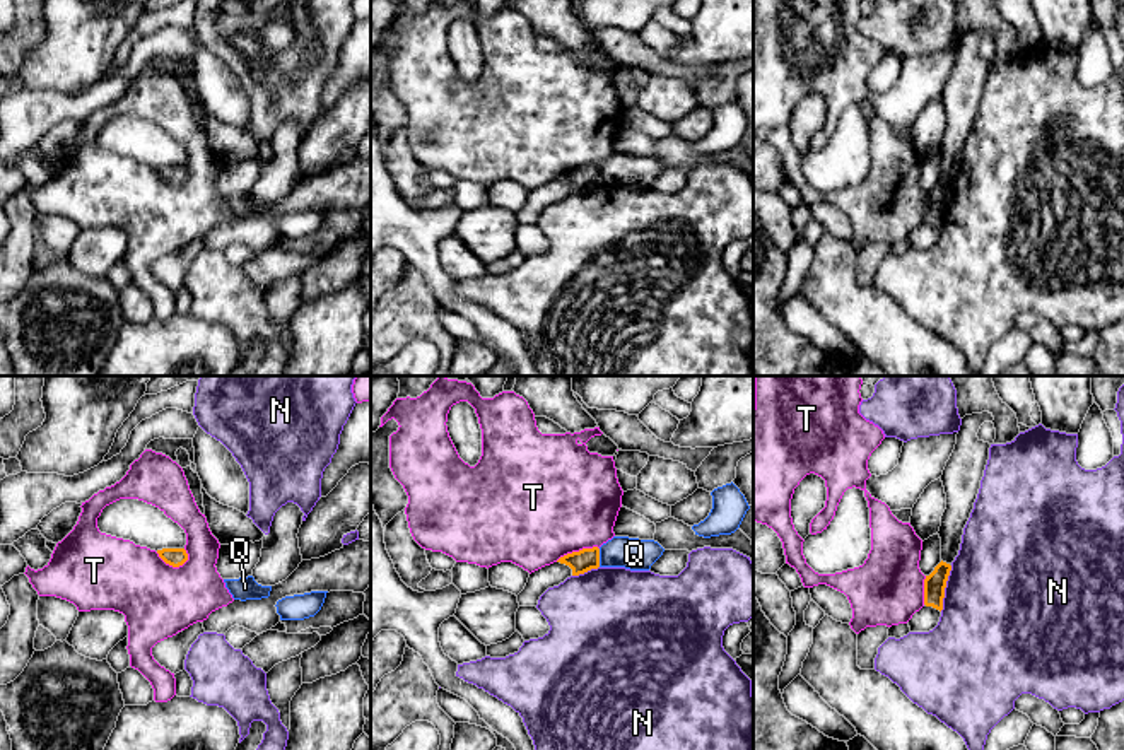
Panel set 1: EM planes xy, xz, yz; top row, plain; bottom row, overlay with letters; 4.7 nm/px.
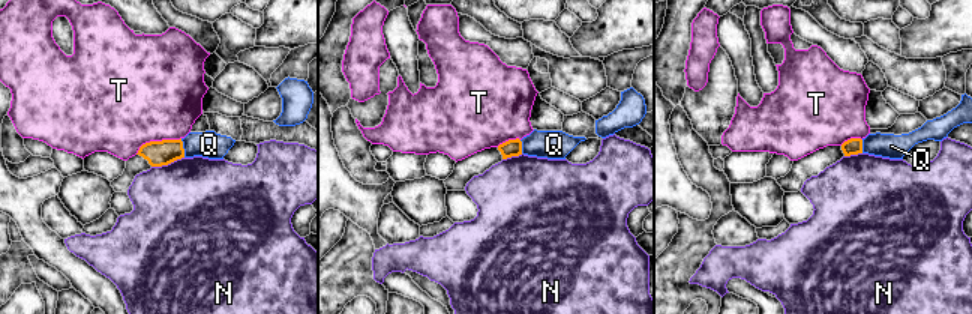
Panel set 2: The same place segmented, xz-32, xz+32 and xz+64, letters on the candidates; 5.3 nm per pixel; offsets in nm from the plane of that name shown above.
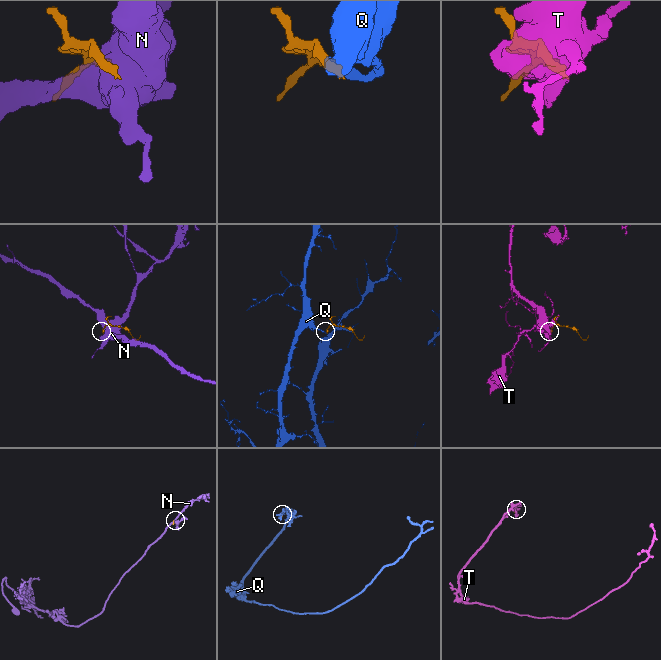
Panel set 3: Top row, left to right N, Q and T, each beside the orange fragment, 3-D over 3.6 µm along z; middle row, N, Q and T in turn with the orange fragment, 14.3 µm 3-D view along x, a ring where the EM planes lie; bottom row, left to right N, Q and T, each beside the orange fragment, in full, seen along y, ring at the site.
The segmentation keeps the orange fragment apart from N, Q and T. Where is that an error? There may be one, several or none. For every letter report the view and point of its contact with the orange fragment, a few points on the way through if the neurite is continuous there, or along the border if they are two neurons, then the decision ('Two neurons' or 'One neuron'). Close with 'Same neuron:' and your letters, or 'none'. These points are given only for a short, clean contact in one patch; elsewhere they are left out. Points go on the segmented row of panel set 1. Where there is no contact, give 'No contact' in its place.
N: Touches orange at yz (945, 586). Boundary: yz (952, 566), (940, 610). Two neurons
Q: Touches orange at xz (598, 557). Boundary: xz (598, 549), (600, 566). Two neurons
T: Touches orange at xy (173, 566). Two neurons
Same neuron: none

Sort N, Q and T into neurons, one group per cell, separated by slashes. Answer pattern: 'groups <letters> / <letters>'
groups N / Q / T

